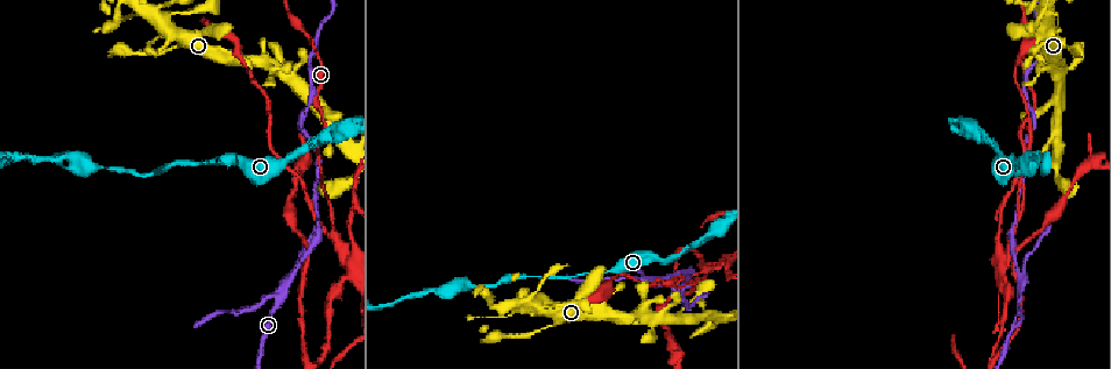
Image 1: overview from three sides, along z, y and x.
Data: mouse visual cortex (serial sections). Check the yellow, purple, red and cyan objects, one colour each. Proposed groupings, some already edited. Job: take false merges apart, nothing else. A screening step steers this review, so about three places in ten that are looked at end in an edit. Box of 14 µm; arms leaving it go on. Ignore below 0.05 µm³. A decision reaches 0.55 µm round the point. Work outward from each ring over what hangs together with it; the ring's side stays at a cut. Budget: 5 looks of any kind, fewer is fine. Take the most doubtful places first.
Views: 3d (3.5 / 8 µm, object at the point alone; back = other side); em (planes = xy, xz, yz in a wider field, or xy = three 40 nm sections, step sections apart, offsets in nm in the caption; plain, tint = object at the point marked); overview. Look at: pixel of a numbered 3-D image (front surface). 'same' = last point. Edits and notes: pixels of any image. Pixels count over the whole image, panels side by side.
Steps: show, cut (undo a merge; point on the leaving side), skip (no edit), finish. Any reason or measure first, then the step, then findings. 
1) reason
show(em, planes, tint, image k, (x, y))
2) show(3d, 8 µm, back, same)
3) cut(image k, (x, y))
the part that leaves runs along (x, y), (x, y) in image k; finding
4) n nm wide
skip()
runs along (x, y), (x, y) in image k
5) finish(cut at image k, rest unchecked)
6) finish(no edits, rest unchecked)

branch point
show(3d, 3.5 µm, image 1, (650, 278))

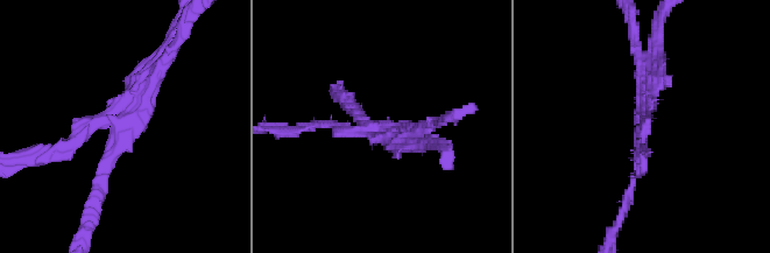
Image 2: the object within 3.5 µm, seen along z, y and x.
show(em, planes, tint, image 2, (117, 127))

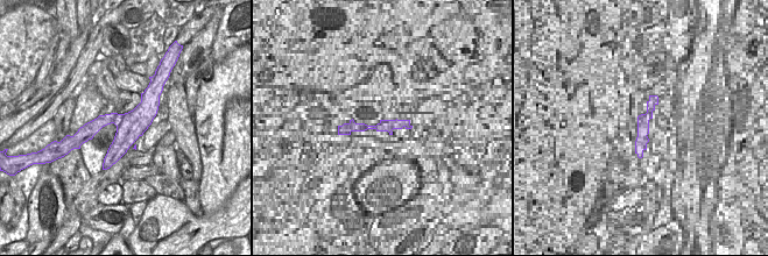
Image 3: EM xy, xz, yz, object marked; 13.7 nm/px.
another direction
show(em, xy, step 1, tint, same)

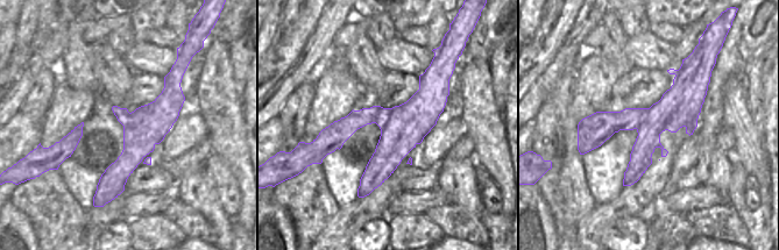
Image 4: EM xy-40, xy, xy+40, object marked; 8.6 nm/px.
cut(image 2, (70, 145))
border along (671, 88), (677, 124), (646, 149) in image 4; a second cell is stuck on

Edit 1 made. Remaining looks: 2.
two arms at a narrow angle
show(3d, 3.5 µm, image 1, (338, 128))

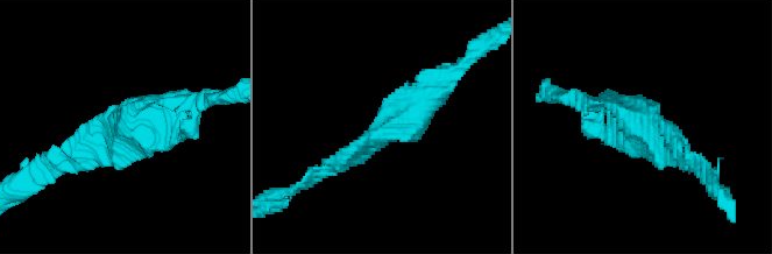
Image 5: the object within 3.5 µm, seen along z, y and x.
skip()
continuous, no second cell

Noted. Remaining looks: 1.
finish(cut at image 2, rest unchecked)

